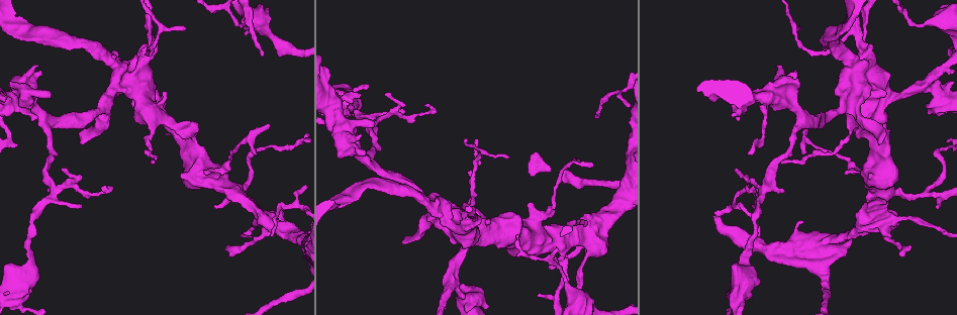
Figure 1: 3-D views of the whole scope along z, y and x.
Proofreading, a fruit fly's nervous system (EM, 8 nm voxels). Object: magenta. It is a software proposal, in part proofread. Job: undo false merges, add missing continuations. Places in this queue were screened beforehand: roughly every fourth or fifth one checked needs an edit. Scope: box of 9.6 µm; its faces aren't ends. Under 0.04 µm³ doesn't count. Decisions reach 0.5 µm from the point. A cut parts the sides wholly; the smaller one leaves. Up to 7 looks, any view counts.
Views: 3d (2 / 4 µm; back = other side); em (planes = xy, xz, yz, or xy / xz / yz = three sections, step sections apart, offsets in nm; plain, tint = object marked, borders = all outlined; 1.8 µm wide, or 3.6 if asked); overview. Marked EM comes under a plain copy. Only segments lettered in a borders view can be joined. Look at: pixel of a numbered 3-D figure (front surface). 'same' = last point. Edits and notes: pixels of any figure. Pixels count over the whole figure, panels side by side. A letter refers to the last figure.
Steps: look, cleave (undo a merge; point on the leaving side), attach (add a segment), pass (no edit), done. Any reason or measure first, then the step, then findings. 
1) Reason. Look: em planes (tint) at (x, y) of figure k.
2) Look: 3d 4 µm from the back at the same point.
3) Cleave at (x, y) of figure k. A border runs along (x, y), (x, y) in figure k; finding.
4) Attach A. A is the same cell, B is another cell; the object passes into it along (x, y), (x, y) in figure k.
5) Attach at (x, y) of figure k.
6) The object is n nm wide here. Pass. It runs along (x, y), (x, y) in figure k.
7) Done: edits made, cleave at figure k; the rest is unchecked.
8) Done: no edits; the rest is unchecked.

Four arms meet. Look: em xy step 8 (tint) at (868, 217) of figure 1.

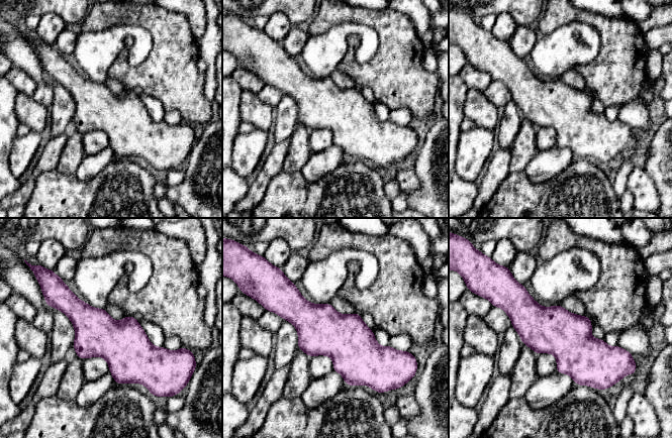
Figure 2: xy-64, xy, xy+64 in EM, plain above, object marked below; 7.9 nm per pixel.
Another direction. Look: em planes (borders) at the same point.

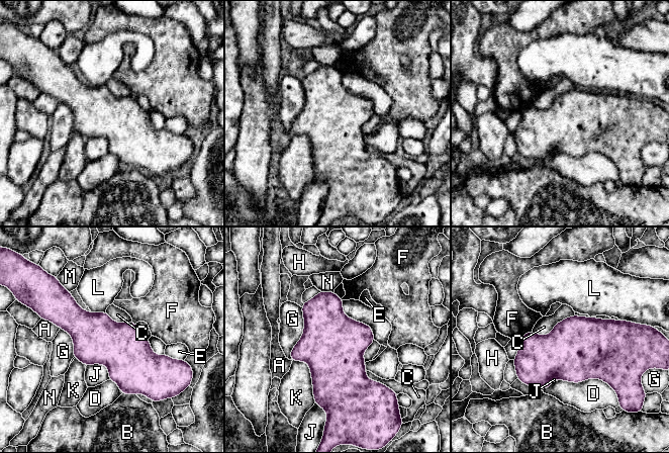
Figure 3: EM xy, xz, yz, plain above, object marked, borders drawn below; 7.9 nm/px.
Pass. A, B, C, D, E, F, G, H, J, K, L, M and N are other cells; a border runs along (574, 314), (547, 335), (533, 331) in figure 3; continuous, no second cell.

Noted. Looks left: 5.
Branch stops here. Look: 3d 2 µm at (403, 240) of figure 1.

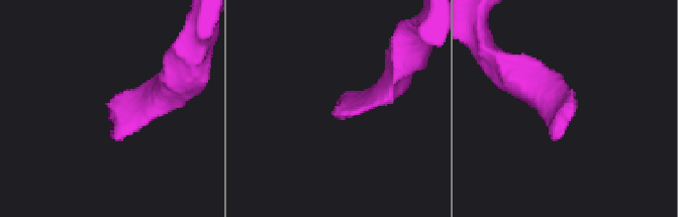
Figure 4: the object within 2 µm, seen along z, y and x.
Look: em planes (borders) at (110, 135) of figure 4.

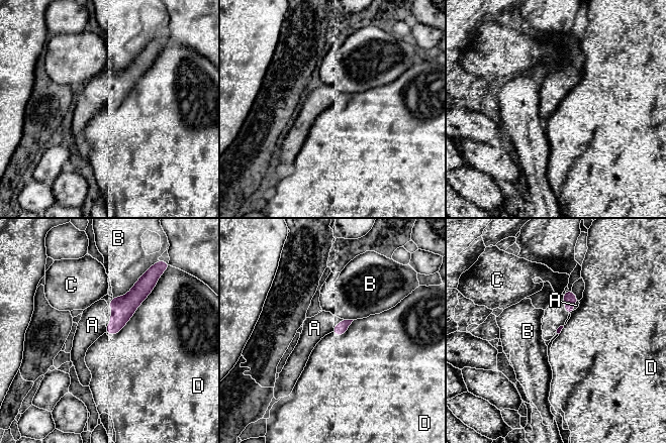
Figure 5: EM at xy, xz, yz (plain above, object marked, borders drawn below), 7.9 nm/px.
The longest contact is with D, 550 nm. Attach A. A is the same cell, B, C and D are other cells; it goes on there.

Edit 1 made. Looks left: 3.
Four or more arms meet. Look: em 3.6 µm planes (borders) at (764, 97) of figure 1.

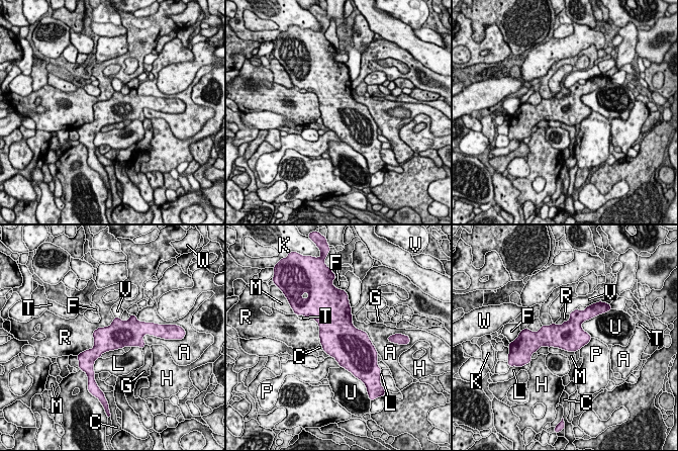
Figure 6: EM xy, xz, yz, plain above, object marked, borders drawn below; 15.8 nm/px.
Pass. A, C, F, G, H, K, L, M, P, R, T, U, V and W are other cells; a border runs along (549, 347), (559, 347), (574, 353) in figure 6; all the same cell.

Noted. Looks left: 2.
Done: edits made, attach at figure 5; the rest is unchecked.

